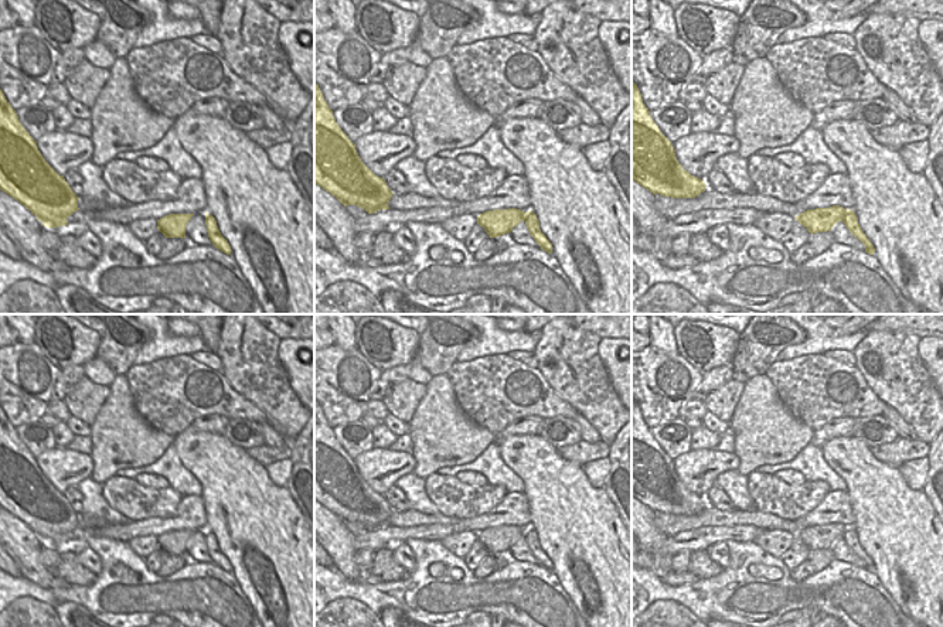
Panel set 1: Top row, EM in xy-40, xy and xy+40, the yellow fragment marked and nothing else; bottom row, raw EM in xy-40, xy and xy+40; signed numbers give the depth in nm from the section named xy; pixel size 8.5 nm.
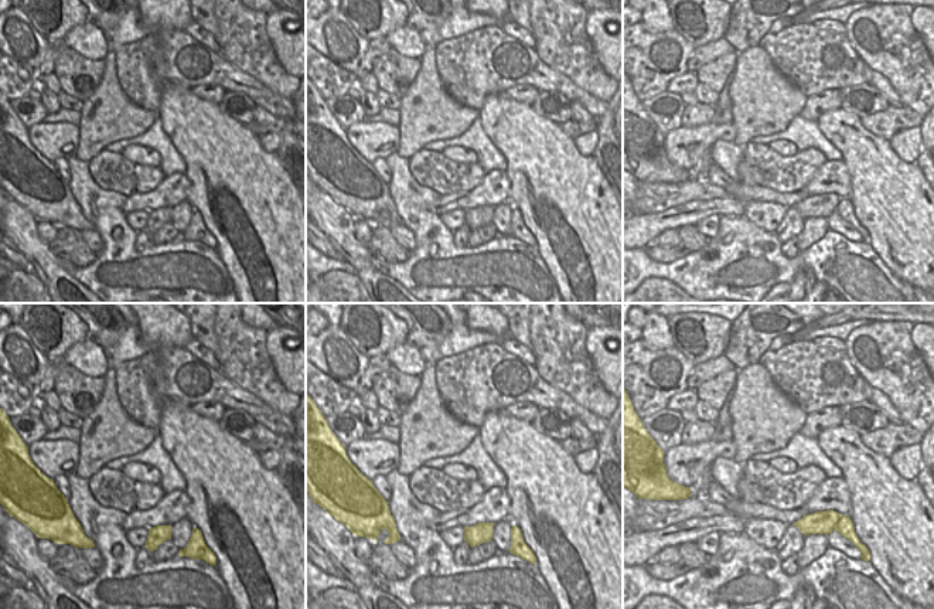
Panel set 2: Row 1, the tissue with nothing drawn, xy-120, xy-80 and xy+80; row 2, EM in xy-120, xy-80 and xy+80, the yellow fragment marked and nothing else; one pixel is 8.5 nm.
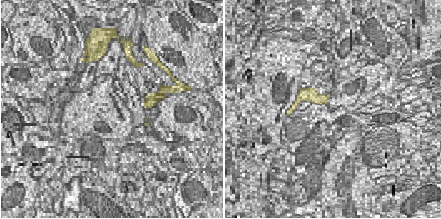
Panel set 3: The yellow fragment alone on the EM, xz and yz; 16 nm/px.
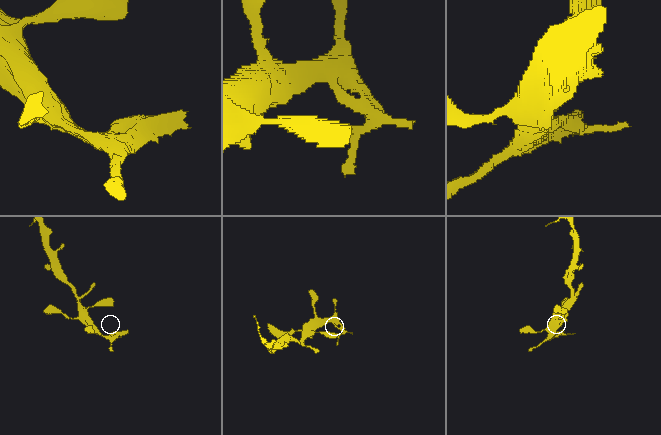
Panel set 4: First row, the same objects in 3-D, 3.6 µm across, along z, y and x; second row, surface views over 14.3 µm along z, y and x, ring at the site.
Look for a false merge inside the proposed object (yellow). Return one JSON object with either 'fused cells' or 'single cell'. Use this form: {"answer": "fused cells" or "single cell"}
{"answer": "single cell"}

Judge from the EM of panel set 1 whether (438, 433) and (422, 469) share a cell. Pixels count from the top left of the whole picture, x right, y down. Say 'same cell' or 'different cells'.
same cell

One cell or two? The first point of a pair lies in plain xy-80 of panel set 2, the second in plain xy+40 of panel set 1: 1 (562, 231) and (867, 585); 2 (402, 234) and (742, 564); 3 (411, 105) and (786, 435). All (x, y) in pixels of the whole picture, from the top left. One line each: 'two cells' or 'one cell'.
1: two cells
2: two cells
3: one cell

